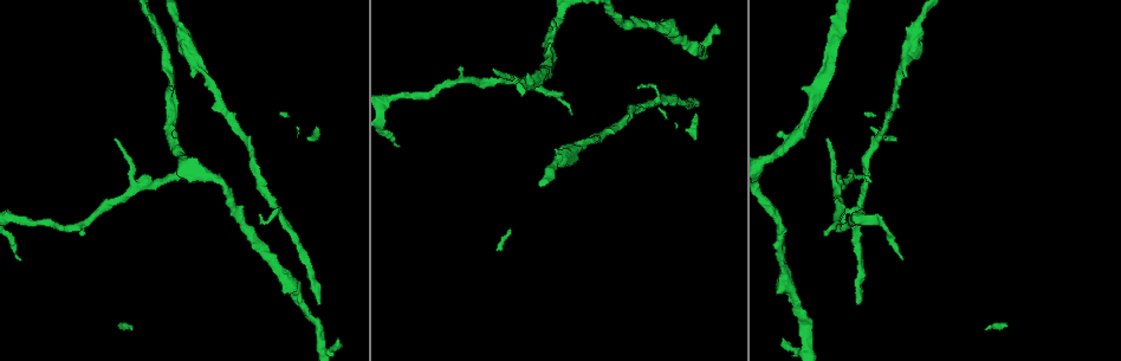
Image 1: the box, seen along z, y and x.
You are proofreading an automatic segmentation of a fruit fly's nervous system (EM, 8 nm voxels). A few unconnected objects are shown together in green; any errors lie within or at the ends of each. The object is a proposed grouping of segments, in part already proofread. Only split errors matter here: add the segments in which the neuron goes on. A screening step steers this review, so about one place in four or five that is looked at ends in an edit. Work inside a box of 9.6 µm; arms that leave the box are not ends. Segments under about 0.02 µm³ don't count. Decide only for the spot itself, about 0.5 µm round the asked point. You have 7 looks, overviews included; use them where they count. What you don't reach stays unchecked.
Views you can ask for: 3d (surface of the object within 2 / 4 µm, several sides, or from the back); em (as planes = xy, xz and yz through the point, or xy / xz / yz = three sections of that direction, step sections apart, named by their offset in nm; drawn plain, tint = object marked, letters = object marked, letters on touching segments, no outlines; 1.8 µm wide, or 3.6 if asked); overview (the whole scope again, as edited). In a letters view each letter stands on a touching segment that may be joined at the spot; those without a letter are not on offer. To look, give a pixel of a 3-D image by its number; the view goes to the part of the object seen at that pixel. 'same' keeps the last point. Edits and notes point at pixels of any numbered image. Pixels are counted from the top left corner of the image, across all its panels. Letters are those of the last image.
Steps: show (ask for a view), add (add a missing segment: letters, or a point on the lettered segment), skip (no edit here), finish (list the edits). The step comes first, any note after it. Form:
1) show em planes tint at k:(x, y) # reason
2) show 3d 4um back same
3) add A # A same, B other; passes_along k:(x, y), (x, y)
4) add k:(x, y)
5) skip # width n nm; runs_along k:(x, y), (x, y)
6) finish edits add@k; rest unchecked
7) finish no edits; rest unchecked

show em yz step 8 plain at 1:(397, 147) # thin end

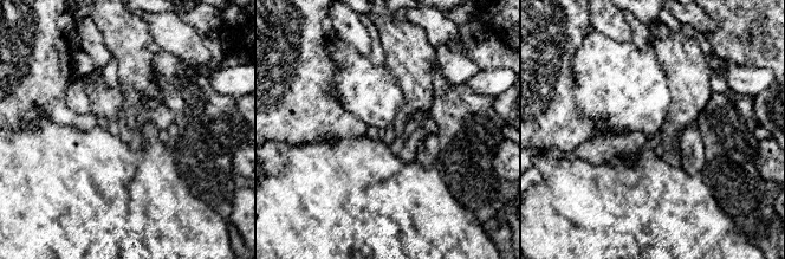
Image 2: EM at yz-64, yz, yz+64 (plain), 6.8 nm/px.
show em yz step 8 letters same

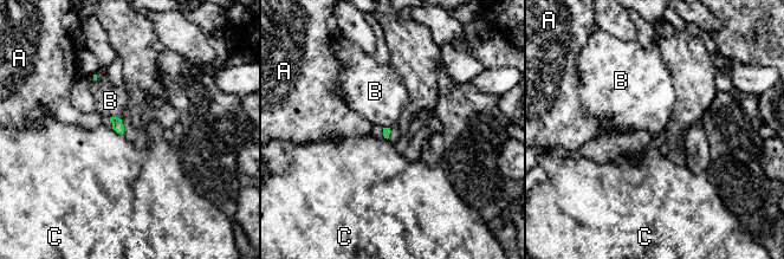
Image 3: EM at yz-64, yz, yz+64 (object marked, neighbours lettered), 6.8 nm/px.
skip # A other, B other, C other; border 3:(109, 117), (116, 116), (121, 120); no lettered segment goes on from it

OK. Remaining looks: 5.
show 3d 2um at 1:(826, 233)

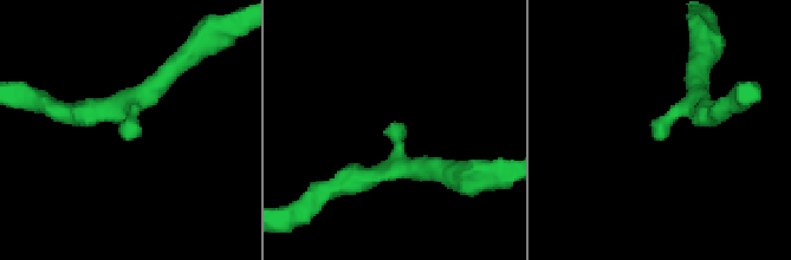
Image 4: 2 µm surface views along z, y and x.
show em planes tint at 4:(656, 139) # arm_widths 170, 170 nm

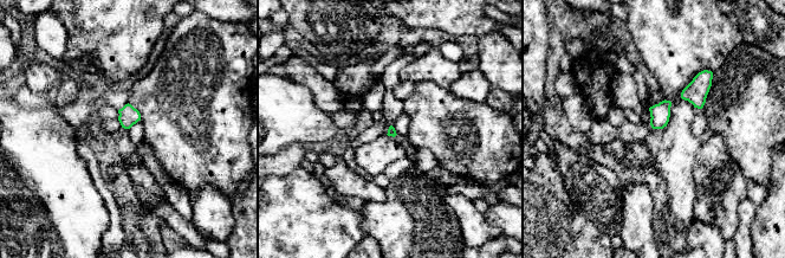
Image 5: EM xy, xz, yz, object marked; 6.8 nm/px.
show em planes letters same # what lies round it

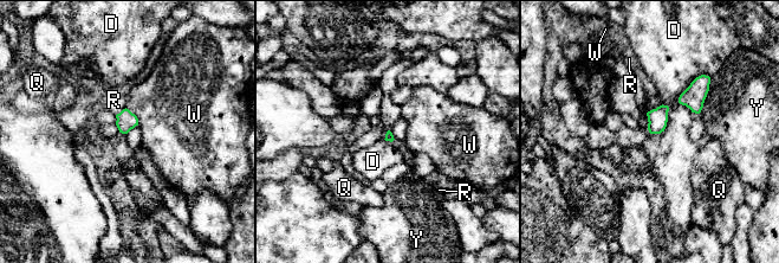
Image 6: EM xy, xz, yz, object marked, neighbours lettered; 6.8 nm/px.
skip # D other, Q other, R other, W other, Y other; border 6:(709, 76), (698, 76), (677, 102); none of them fits

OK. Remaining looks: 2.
show em xz step 4 tint at 1:(116, 142) # branch stops here

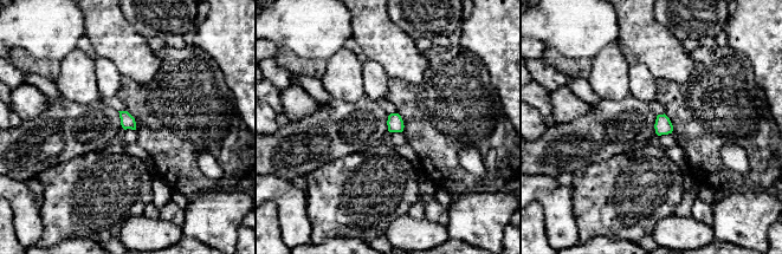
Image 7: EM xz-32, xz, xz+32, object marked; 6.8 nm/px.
show em xy step 8 letters same

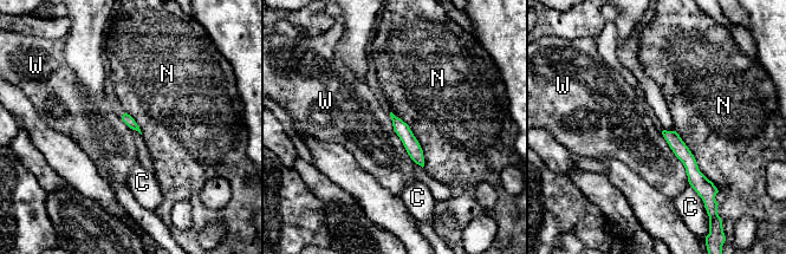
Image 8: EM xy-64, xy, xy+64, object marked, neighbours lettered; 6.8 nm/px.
skip # longest_contact N 480 nm; C other, N other, W other; runs_along 8:(666, 134), (688, 160), (699, 187); no lettered segment goes on from it

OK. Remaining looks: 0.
finish no edits; rest unchecked

